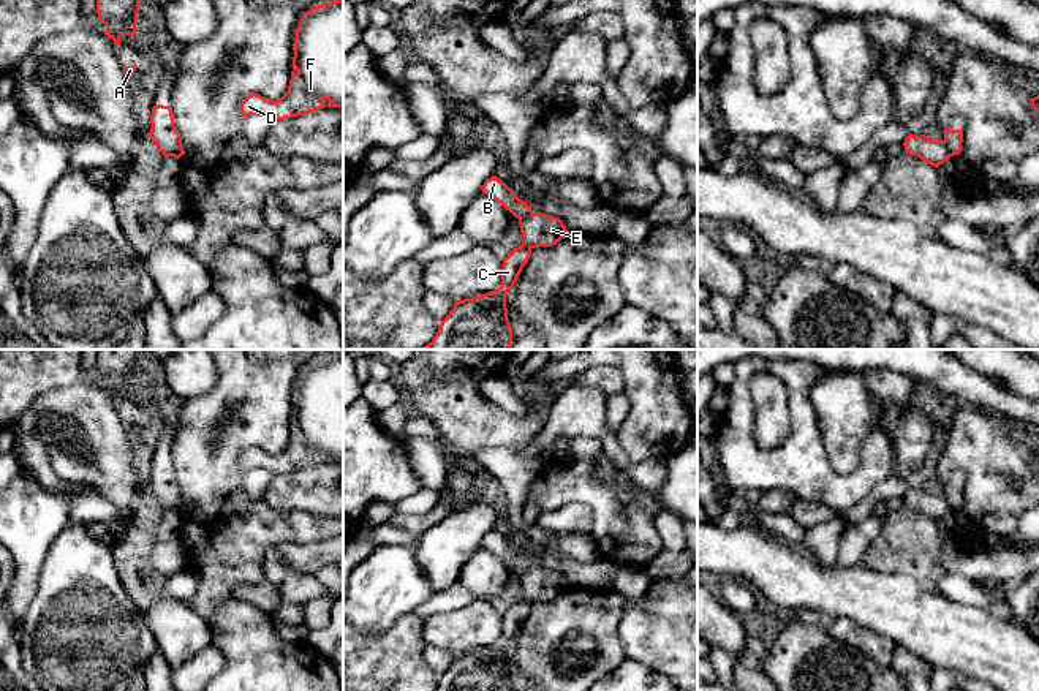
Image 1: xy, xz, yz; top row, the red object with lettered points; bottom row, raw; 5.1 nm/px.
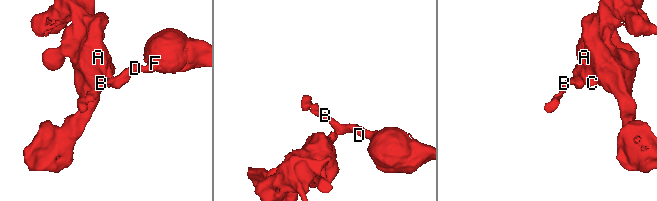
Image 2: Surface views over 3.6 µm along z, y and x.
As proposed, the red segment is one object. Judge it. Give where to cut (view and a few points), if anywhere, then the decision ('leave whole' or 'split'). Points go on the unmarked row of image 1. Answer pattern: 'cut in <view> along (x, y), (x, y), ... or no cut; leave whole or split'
cut in yz along (943, 495), (951, 509); split

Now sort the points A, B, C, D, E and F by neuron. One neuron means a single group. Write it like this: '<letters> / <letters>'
A C / B D E F

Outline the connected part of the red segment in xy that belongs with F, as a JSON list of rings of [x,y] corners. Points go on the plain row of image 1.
[[[343,353],[313,361],[302,370],[293,405],[293,422],[297,425],[291,429],[288,446],[277,455],[258,447],[248,449],[240,457],[242,471],[264,468],[274,474],[285,474],[323,463],[326,454],[332,462],[343,462]]]

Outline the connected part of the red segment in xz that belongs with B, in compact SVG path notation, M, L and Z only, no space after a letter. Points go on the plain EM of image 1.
M497 530L484 536L482 547L493 552L519 574L523 599L530 602L552 601L569 588L560 572L542 566L535 568L531 561L519 553Z

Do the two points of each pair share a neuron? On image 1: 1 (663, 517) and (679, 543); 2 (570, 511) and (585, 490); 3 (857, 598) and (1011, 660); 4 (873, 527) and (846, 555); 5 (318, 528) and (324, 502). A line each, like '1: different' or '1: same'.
1: same
2: different
3: same
4: same
5: different

